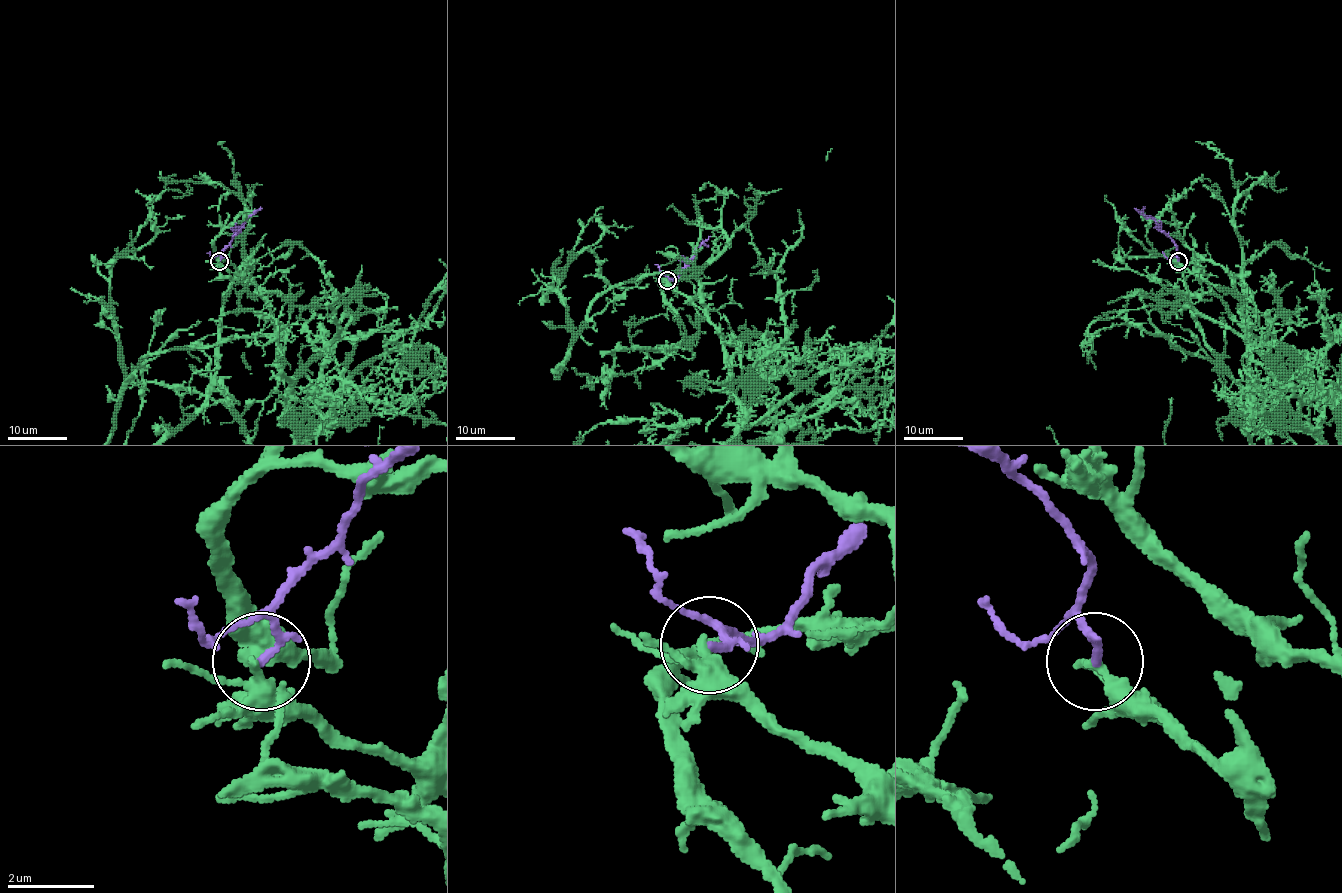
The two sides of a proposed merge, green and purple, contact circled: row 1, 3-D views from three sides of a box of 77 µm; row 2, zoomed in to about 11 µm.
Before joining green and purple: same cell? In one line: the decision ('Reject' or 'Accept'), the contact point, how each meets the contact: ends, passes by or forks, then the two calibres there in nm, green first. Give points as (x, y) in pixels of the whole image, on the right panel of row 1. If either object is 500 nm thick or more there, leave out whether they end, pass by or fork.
Reject. Place: (1178, 261). At the ring green passes by. At the ring purple ends. Thickness 240 nm (green) against 190 nm

